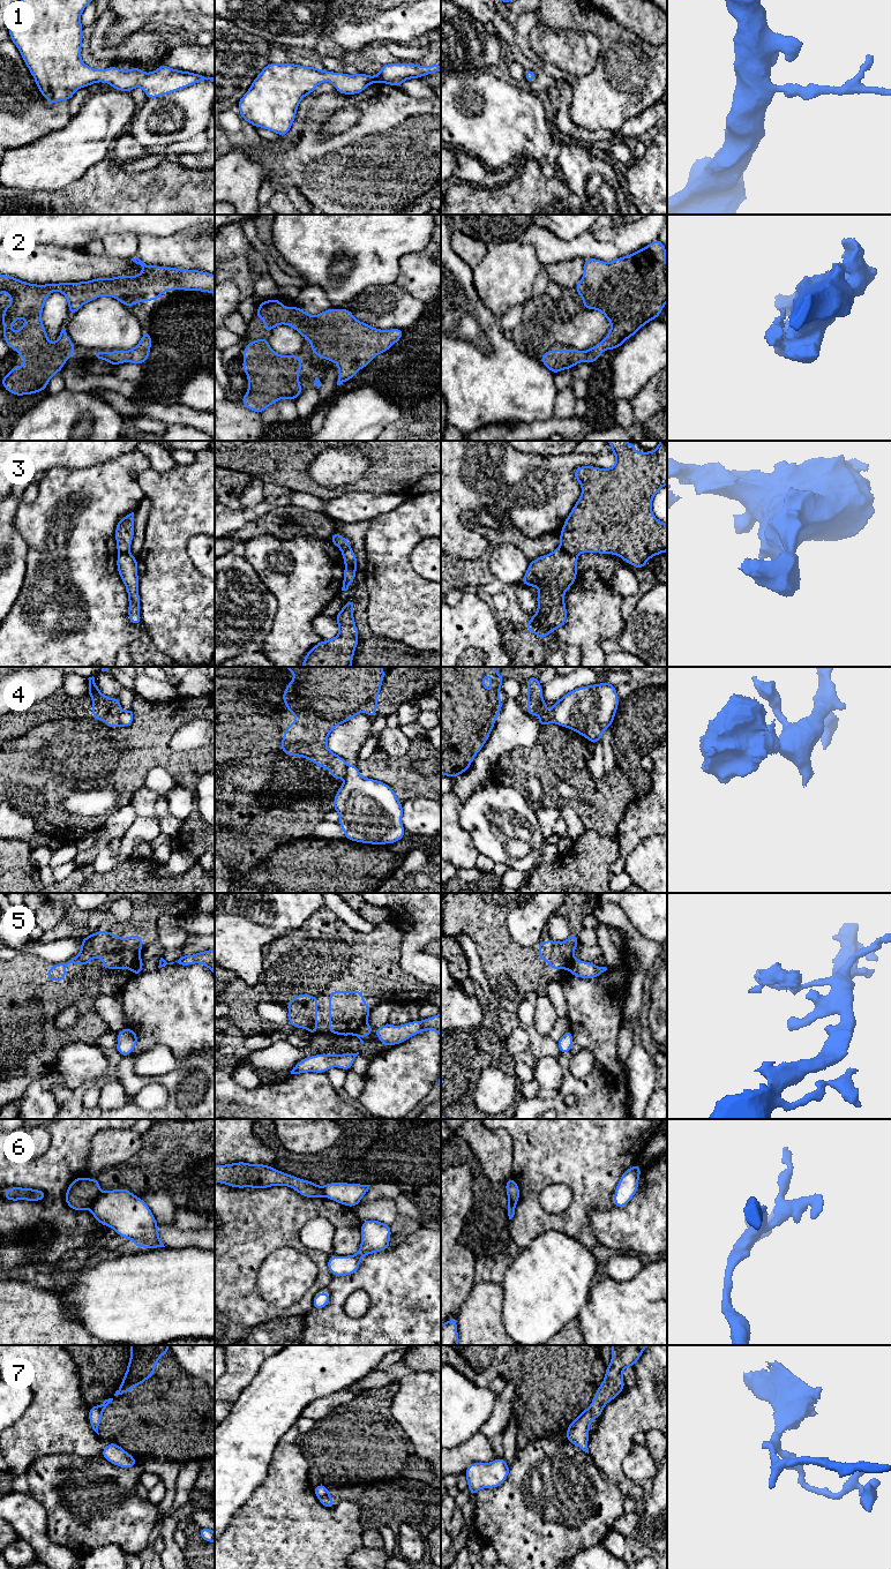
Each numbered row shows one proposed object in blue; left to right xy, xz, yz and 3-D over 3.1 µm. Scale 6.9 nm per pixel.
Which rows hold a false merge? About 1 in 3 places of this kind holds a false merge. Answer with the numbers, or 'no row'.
3, 4, 5, 6, 7

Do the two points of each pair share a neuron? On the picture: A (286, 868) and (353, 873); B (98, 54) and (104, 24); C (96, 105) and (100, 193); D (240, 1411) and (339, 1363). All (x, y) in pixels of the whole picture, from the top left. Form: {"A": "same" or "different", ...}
{"A": "same", "B": "same", "C": "different", "D": "same"}

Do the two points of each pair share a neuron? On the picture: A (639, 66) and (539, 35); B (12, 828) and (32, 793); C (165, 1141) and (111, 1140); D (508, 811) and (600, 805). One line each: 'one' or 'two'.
A: two
B: two
C: one
D: two

